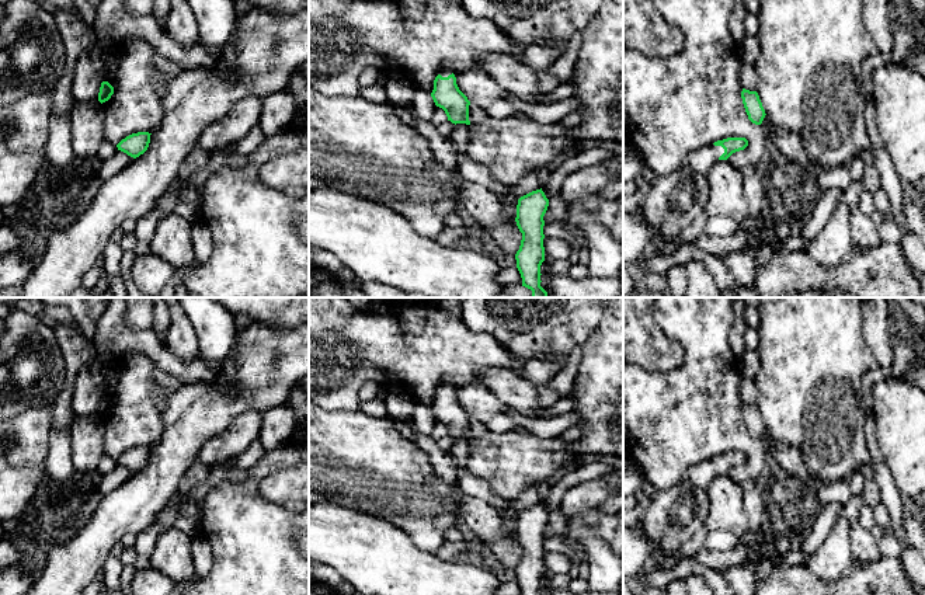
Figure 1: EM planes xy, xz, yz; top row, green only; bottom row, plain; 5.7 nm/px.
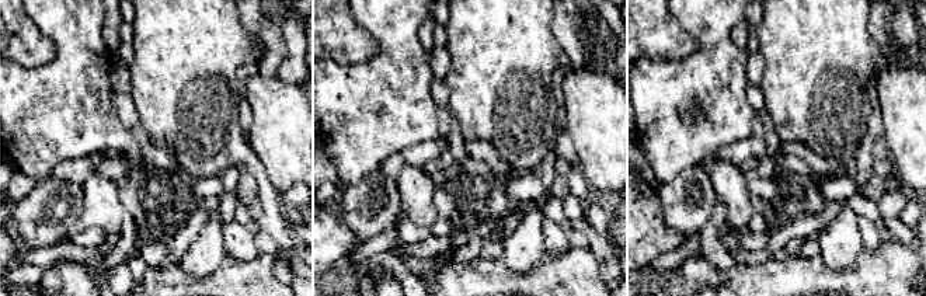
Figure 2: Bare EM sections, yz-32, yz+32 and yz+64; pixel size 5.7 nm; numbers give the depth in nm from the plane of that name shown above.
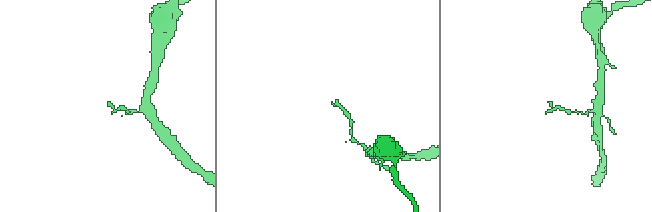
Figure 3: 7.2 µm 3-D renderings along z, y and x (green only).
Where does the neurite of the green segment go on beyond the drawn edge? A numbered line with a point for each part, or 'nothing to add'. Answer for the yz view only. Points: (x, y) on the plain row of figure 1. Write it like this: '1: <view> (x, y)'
1: yz (701, 475)

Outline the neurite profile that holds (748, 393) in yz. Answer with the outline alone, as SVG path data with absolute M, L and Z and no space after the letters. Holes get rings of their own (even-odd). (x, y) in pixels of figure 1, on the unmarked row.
M741 376L740 380L740 399L743 403L750 406L757 406L759 399L759 392L757 389L755 380Z

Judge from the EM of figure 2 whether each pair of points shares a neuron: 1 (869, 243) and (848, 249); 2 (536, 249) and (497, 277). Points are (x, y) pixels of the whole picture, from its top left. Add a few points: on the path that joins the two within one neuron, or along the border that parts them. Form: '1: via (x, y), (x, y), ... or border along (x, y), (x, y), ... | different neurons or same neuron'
1: border along (857, 216), (857, 227), (864, 249) | different neurons
2: border along (501, 257), (517, 272), (526, 272), (540, 258) | different neurons

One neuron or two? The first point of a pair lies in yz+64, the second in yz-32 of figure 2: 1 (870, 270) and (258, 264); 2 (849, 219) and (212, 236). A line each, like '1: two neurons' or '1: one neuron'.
1: one neuron
2: one neuron

